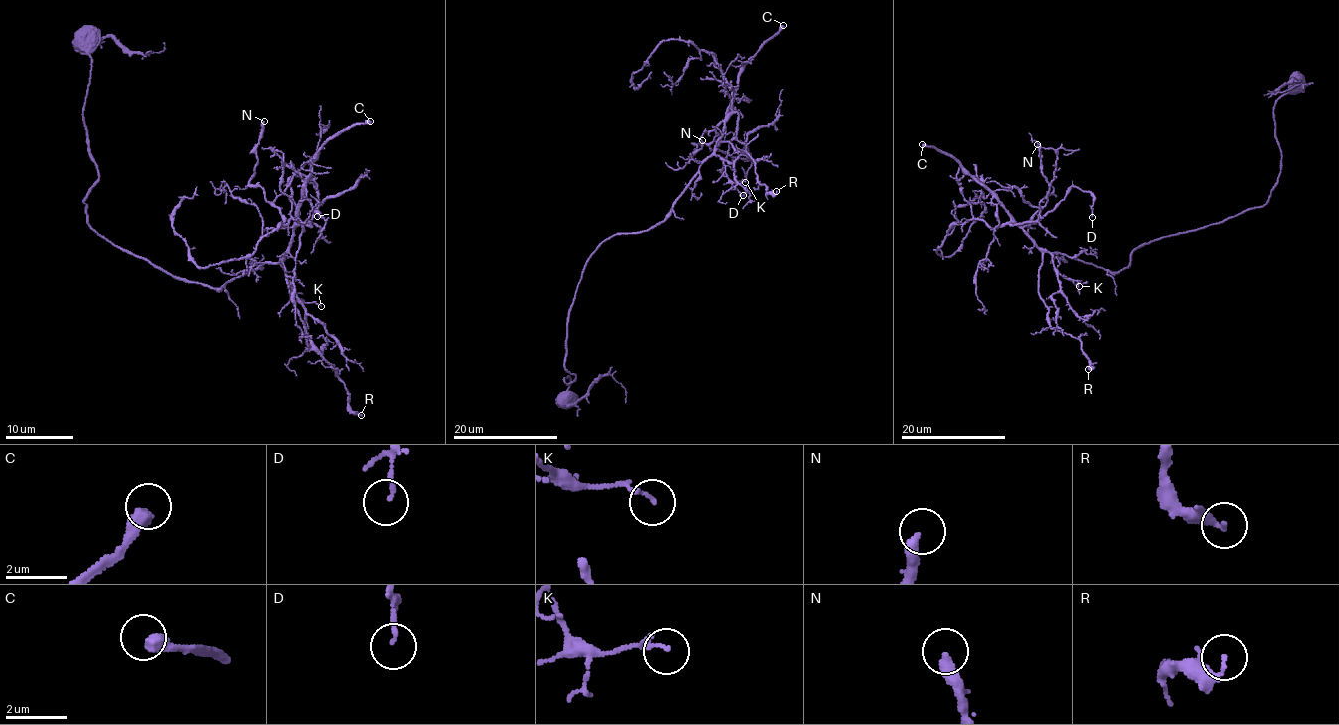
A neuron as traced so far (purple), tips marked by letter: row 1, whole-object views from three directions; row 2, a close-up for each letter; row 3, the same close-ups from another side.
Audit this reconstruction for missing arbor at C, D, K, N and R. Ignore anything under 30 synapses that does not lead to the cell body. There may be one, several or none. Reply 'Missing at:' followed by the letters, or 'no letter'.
Missing at: C

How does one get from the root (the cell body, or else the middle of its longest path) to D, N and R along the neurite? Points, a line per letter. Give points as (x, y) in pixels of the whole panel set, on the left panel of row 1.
D: (88, 39), (98, 180), (84, 202), (101, 236), (220, 287), (310, 226), (295, 175), (317, 190), (317, 216)
N: (88, 39), (86, 221), (173, 275), (220, 287), (287, 252), (292, 229), (249, 182), (264, 121)
R: (88, 39), (82, 122), (98, 180), (86, 221), (212, 287), (281, 262), (310, 345), (361, 415)

